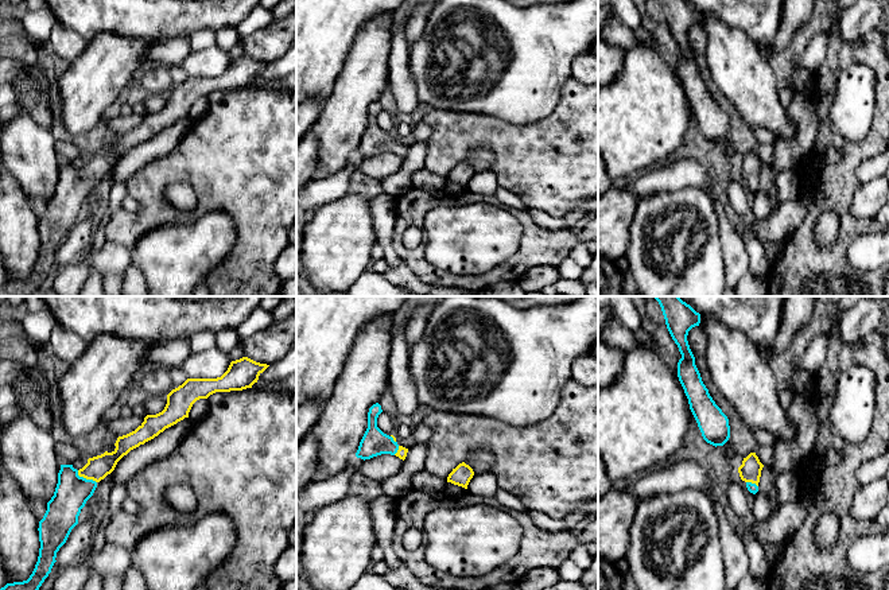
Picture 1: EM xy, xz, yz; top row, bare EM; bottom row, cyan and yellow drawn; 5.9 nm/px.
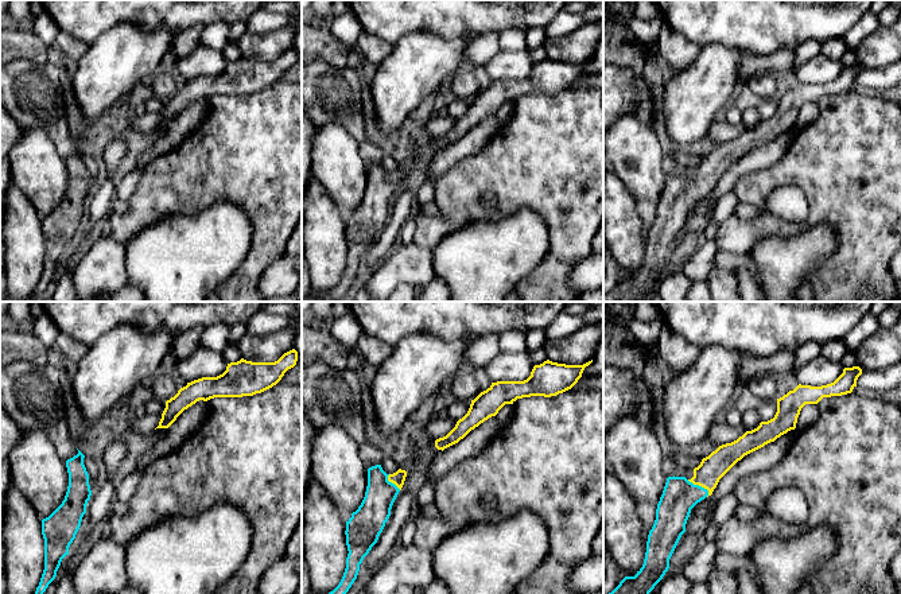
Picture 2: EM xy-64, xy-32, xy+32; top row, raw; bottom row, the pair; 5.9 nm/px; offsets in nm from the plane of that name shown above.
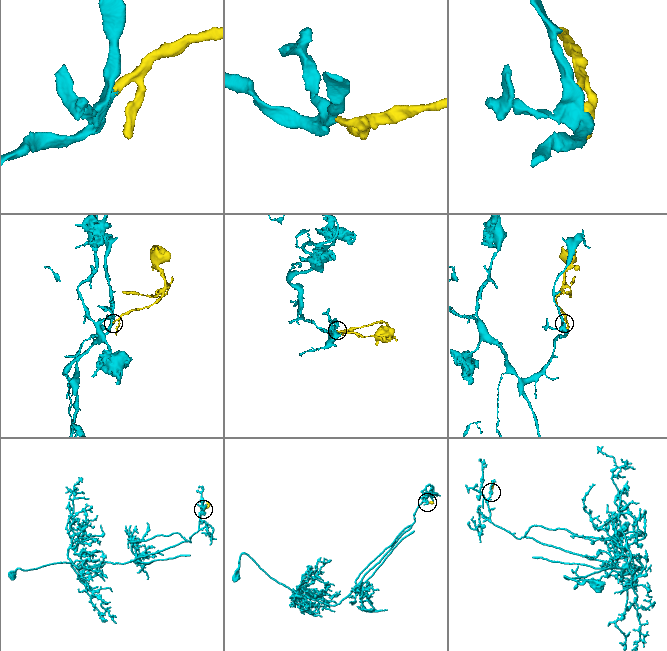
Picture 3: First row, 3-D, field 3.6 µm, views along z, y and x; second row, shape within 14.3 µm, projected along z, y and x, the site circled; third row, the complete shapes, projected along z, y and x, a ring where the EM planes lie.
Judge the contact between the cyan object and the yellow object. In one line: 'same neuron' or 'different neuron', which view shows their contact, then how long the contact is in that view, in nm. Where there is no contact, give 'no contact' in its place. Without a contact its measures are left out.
same neuron; contact in xy; length 140 nm

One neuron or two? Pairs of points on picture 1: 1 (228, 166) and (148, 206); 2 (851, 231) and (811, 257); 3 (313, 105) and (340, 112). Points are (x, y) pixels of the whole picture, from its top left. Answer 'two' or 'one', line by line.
1: one
2: one
3: two

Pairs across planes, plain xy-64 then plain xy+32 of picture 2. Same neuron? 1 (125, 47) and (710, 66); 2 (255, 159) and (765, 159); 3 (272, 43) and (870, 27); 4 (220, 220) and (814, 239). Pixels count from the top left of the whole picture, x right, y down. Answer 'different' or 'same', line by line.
1: same
2: different
3: different
4: same

